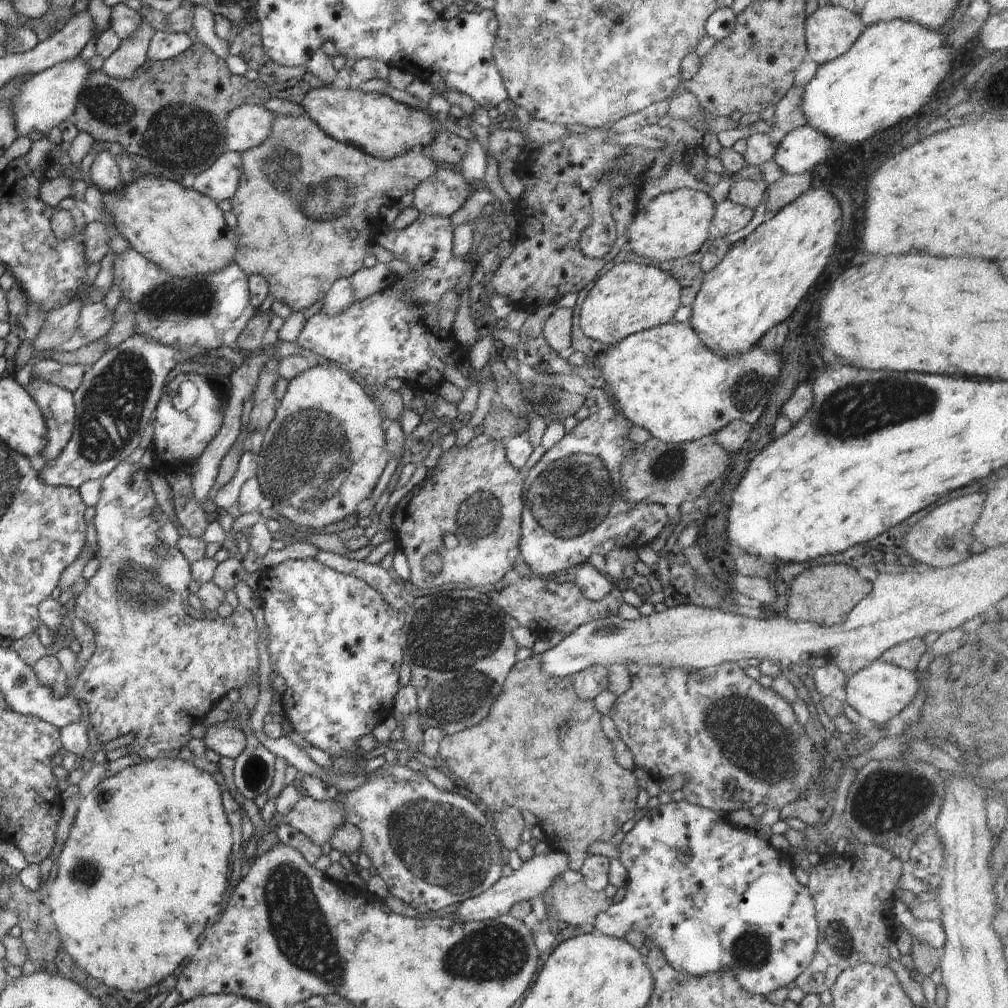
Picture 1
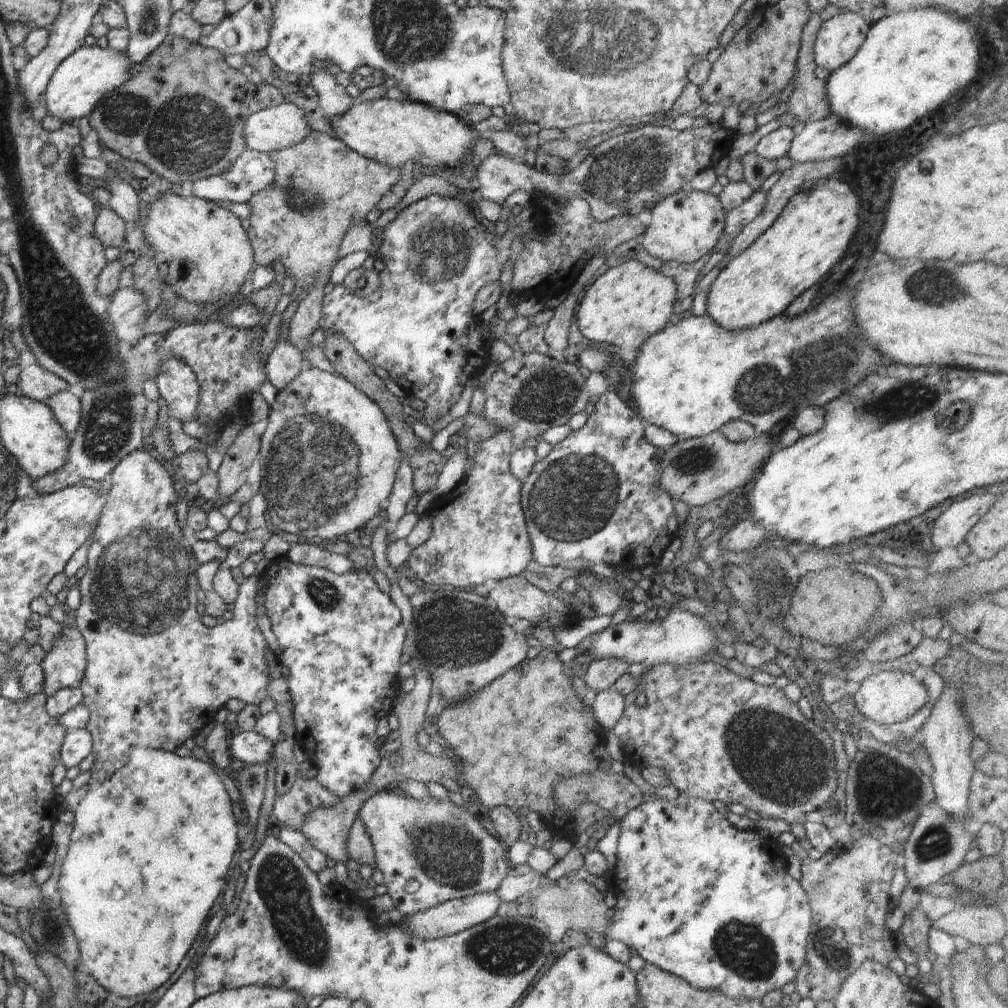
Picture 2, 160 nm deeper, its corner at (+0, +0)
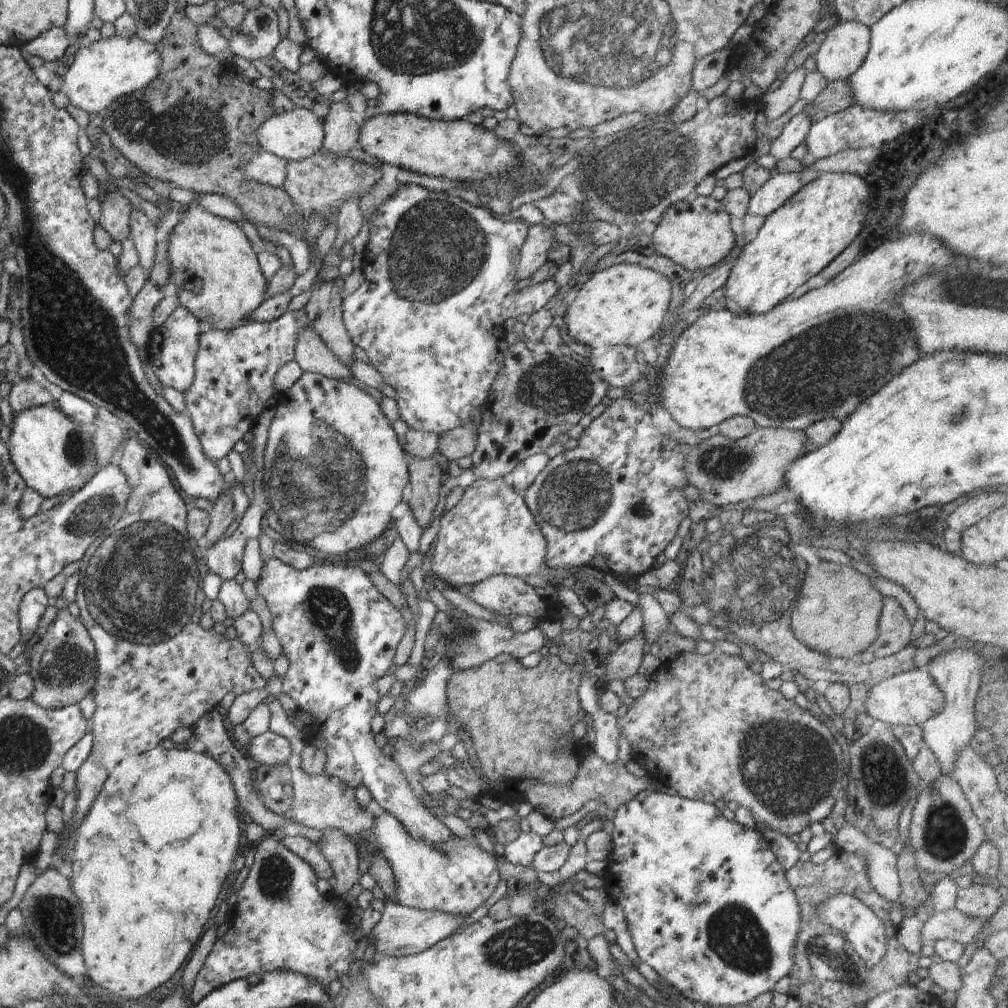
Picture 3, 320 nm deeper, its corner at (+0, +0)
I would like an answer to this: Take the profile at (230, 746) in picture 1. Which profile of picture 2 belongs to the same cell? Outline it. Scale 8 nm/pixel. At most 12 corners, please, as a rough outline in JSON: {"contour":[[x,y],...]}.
{"contour":[[232,731],[236,764],[268,764],[275,744],[256,732]]}

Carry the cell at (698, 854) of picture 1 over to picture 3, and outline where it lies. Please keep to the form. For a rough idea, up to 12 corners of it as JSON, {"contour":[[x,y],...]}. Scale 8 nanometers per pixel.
{"contour":[[717,807],[616,810],[608,898],[638,962],[706,1007],[794,964],[770,843]]}

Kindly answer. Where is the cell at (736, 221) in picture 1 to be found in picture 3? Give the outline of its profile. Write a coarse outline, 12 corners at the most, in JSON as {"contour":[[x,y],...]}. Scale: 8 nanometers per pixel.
{"contour":[[776,173],[751,196],[747,212],[764,218],[803,187]]}

